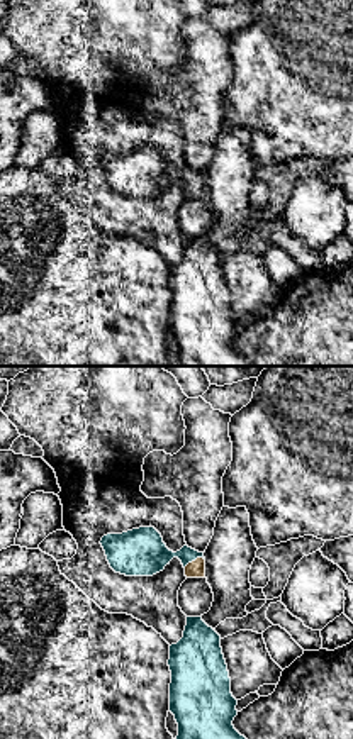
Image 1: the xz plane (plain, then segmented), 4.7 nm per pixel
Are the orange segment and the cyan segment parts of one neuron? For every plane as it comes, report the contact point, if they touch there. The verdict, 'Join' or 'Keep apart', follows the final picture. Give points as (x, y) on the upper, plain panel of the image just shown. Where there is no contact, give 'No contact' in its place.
Touches orange at (196, 180)

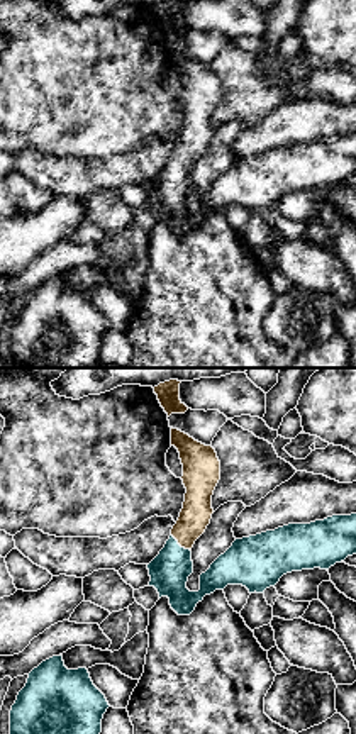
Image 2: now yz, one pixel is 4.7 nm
Touches orange at (180, 165)

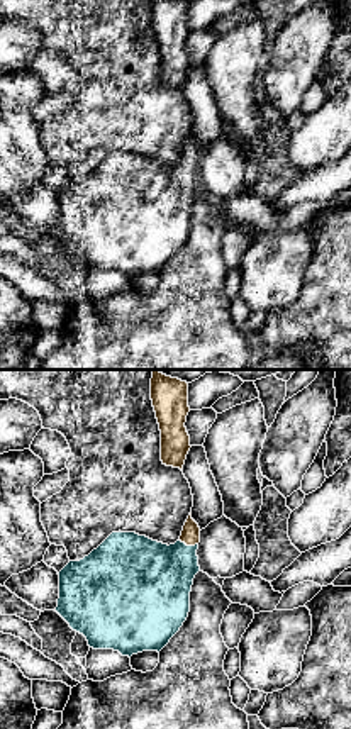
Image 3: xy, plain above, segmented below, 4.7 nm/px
Touches orange at (189, 165)

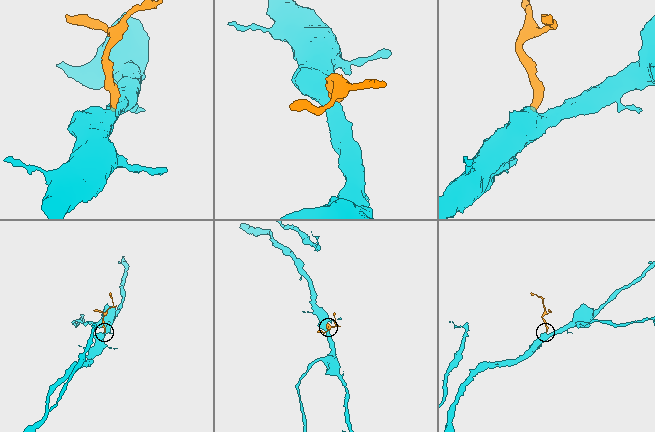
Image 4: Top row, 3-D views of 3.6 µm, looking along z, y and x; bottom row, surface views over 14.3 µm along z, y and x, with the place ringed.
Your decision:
Join

